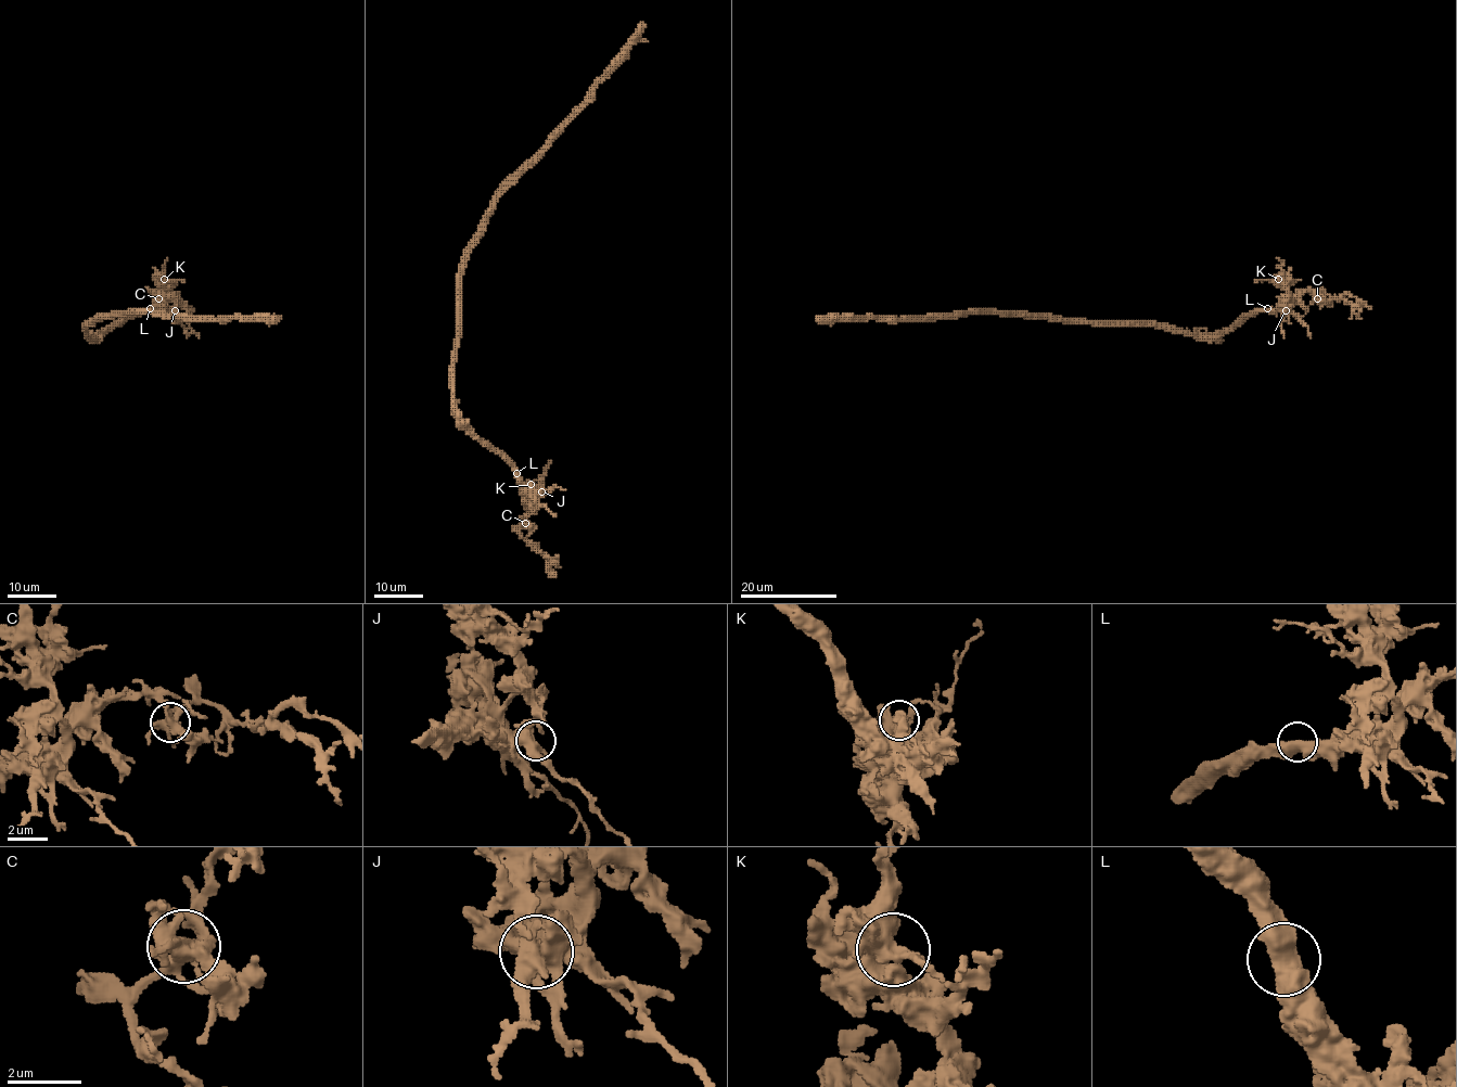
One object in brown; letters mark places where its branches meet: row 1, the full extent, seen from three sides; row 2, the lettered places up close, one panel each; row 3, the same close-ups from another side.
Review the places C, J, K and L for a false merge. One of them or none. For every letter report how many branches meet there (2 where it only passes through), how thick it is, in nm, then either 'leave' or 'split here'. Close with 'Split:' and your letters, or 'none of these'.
C: 7 | 440 nm | leave
J: 3 | 420 nm | leave
K: 4 | 420 nm | leave
L: 2 | 550 nm | leave
Split: none of these

